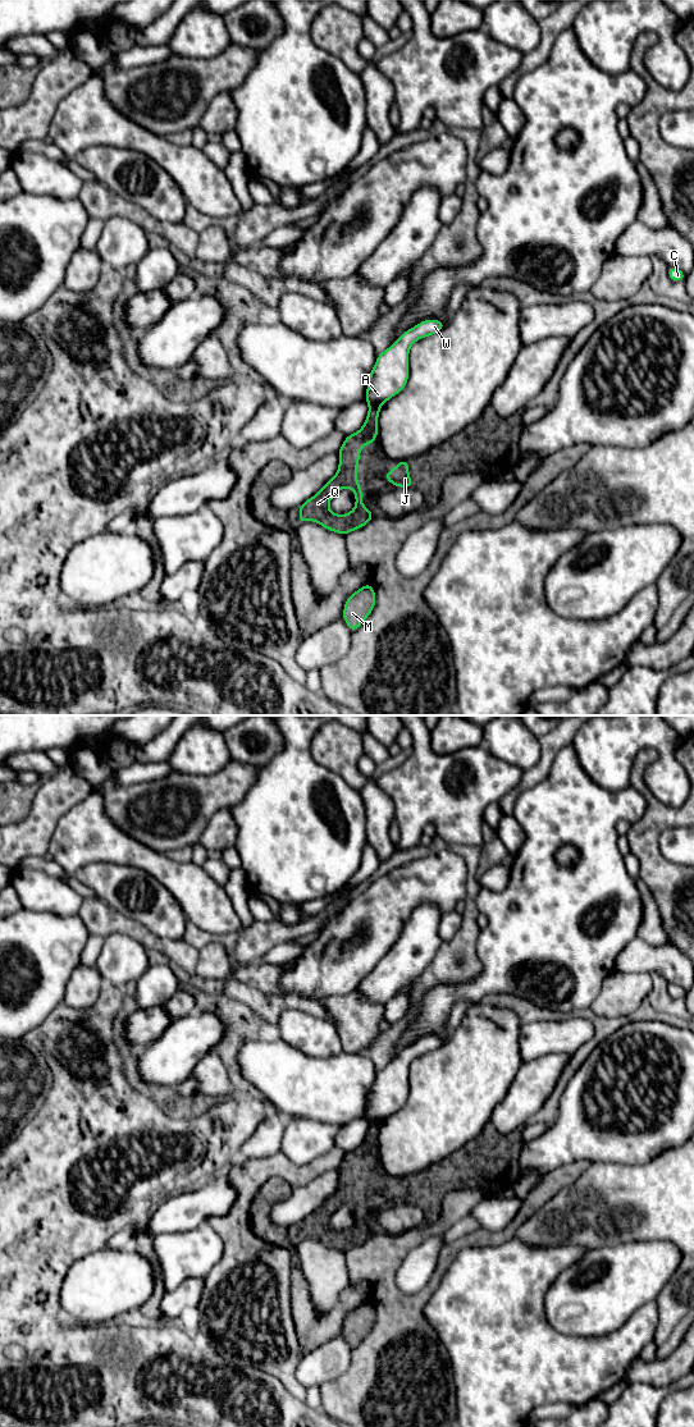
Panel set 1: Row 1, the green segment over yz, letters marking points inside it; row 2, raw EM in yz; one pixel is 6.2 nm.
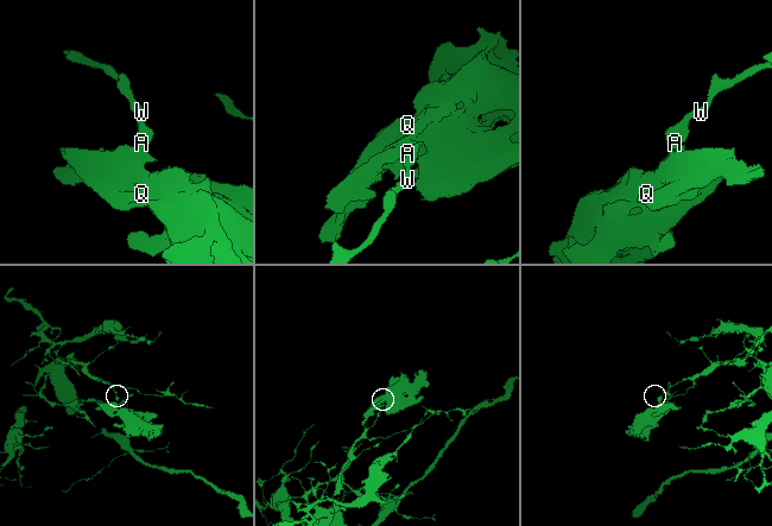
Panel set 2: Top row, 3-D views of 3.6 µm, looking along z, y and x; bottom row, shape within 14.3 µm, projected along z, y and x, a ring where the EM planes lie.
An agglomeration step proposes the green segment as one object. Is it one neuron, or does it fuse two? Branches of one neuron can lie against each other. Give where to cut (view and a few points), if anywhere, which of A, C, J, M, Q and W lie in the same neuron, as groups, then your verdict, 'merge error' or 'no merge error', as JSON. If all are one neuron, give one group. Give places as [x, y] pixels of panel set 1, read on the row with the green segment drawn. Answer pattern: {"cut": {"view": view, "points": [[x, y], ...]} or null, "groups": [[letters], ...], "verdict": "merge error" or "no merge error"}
{"cut": {"view": "yz", "points": [[370, 405], [379, 406]]}, "groups": [["A", "C", "W"], ["J", "M", "Q"]], "verdict": "merge error"}

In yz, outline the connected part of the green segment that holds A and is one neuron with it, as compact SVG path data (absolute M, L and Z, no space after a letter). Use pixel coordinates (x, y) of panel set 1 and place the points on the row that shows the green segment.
M424 320L406 330L388 349L378 355L375 366L367 379L365 402L382 406L398 394L408 380L408 351L420 338L439 333L444 328L442 320Z

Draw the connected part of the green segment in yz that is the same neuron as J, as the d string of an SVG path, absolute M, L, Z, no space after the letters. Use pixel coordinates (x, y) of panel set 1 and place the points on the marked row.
M408 459L398 462L393 470L387 471L385 480L399 488L412 488L412 479L408 475Z

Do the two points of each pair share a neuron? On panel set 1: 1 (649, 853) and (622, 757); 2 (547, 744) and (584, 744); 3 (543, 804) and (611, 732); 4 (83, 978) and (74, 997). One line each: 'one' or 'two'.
1: two
2: two
3: two
4: one

